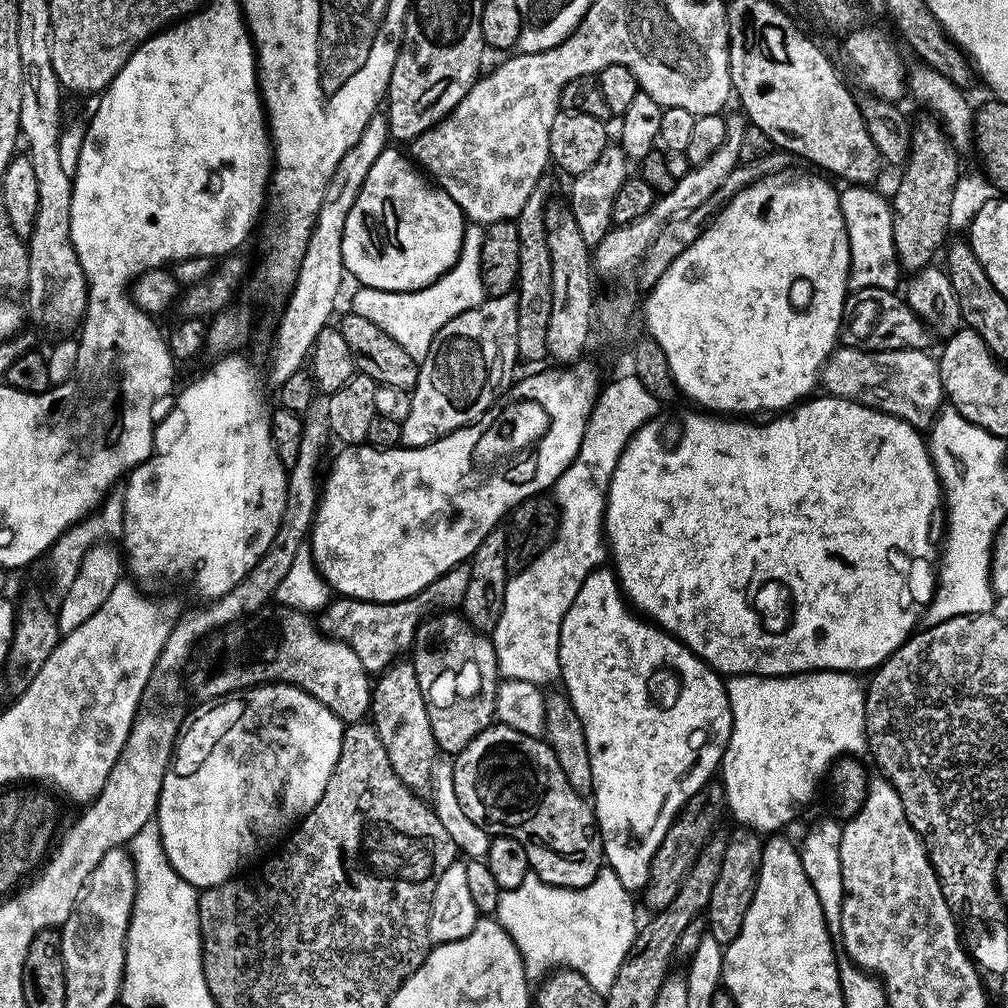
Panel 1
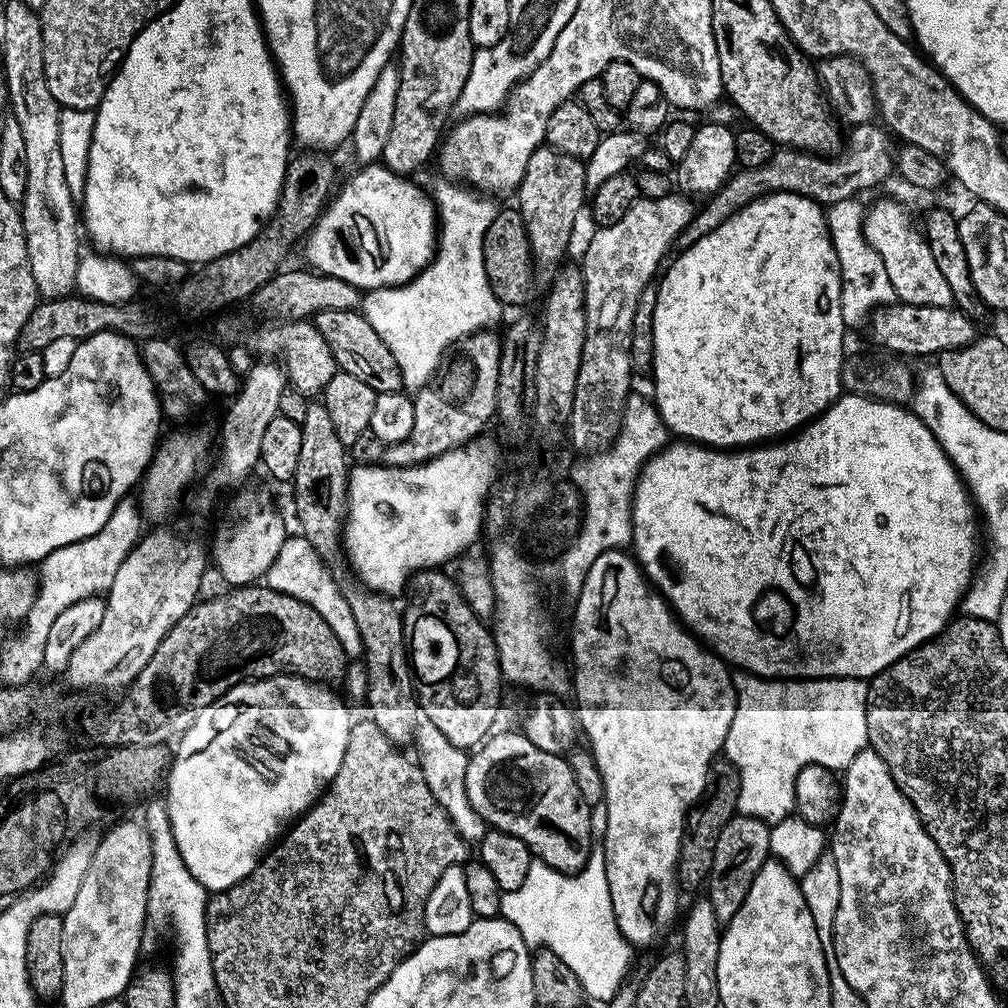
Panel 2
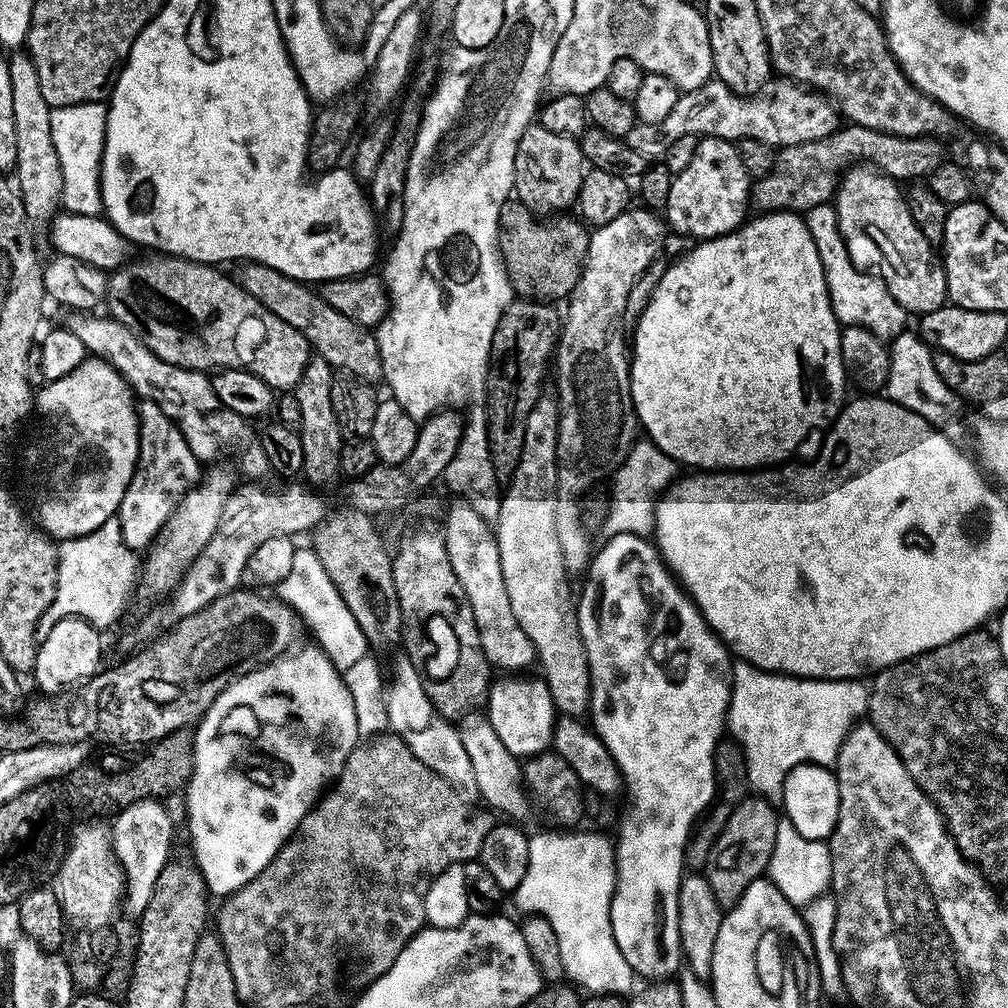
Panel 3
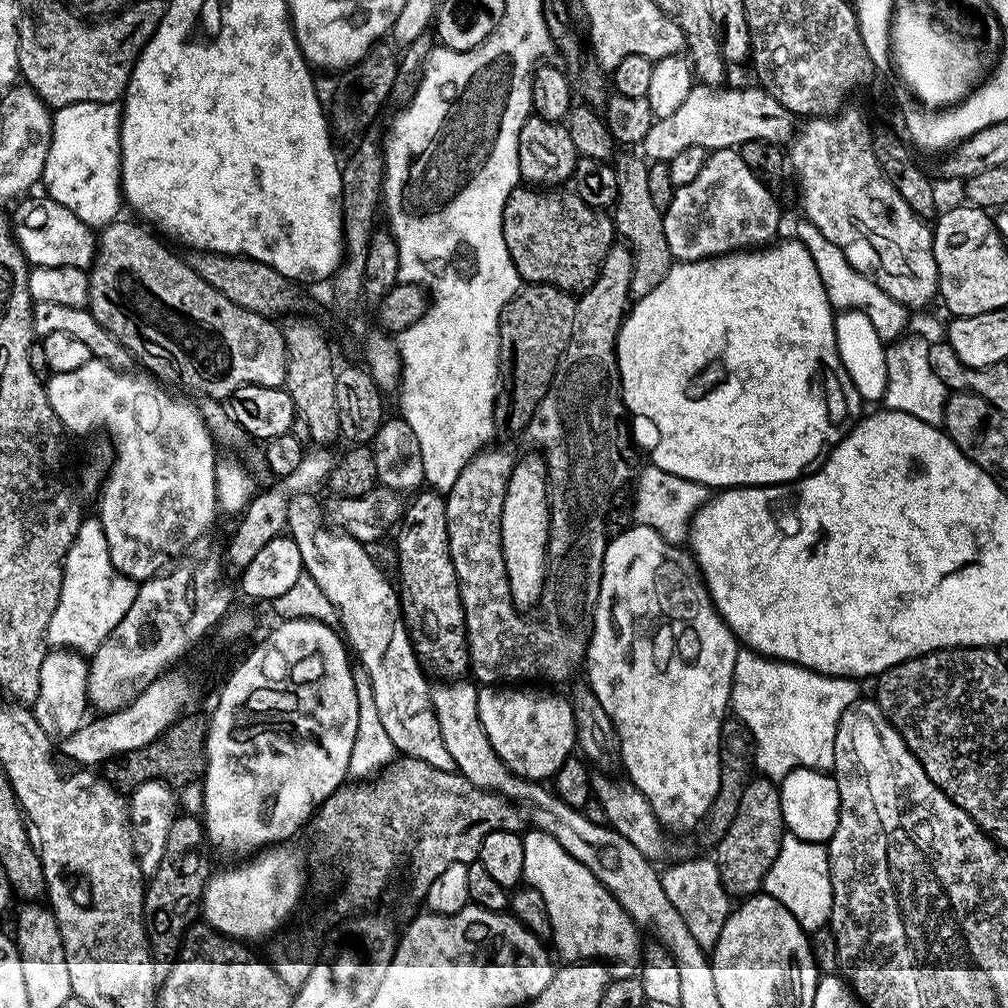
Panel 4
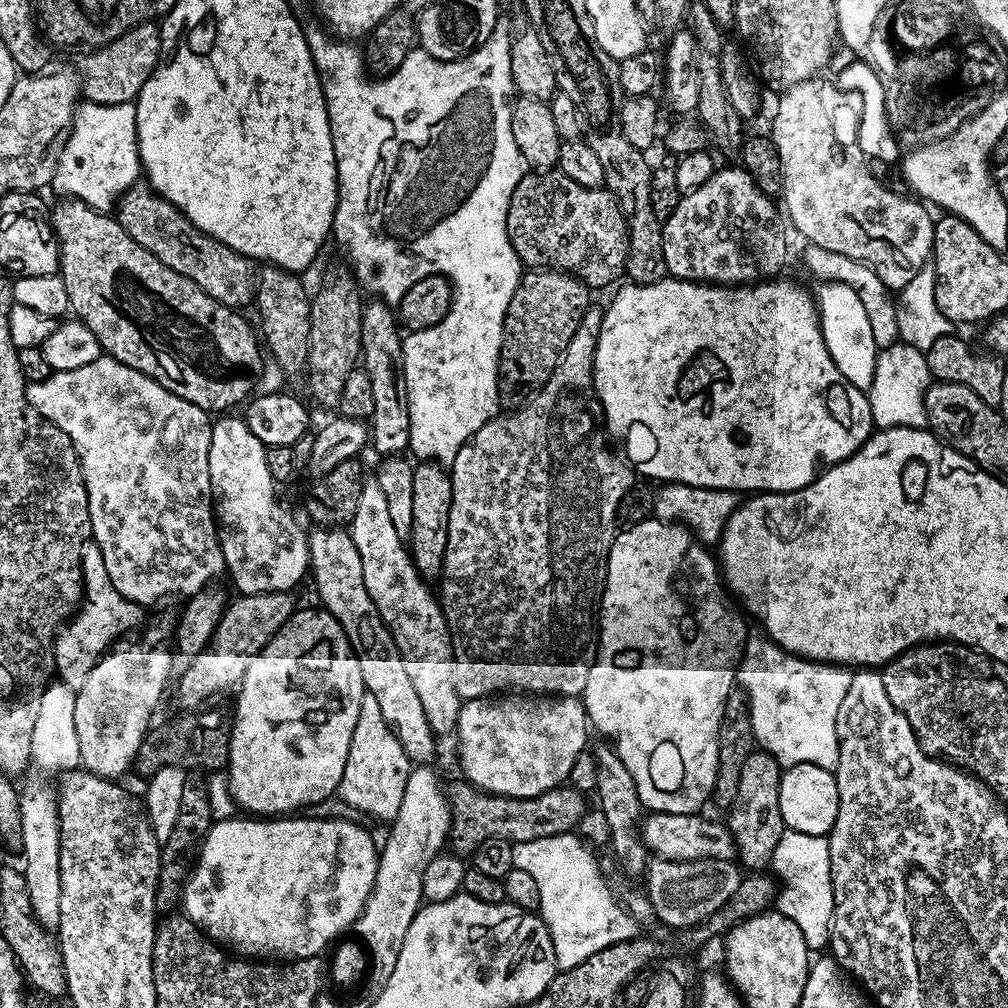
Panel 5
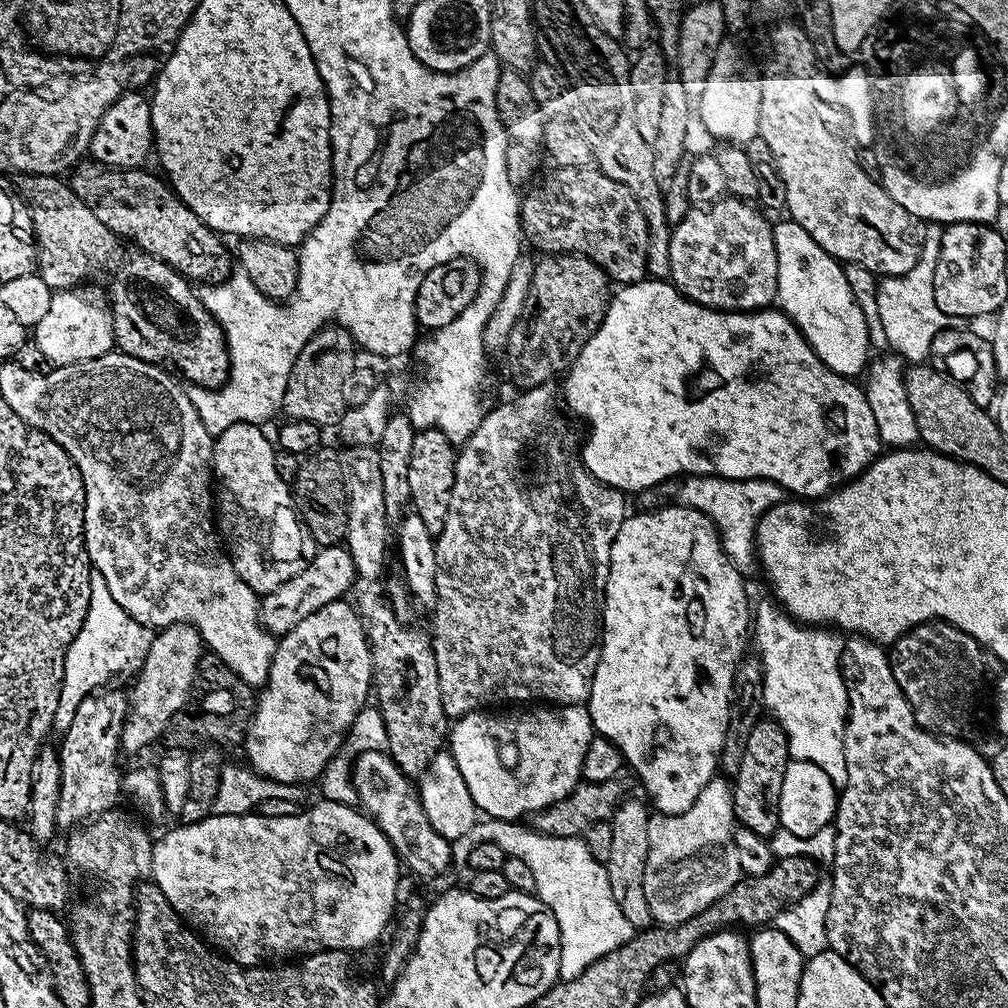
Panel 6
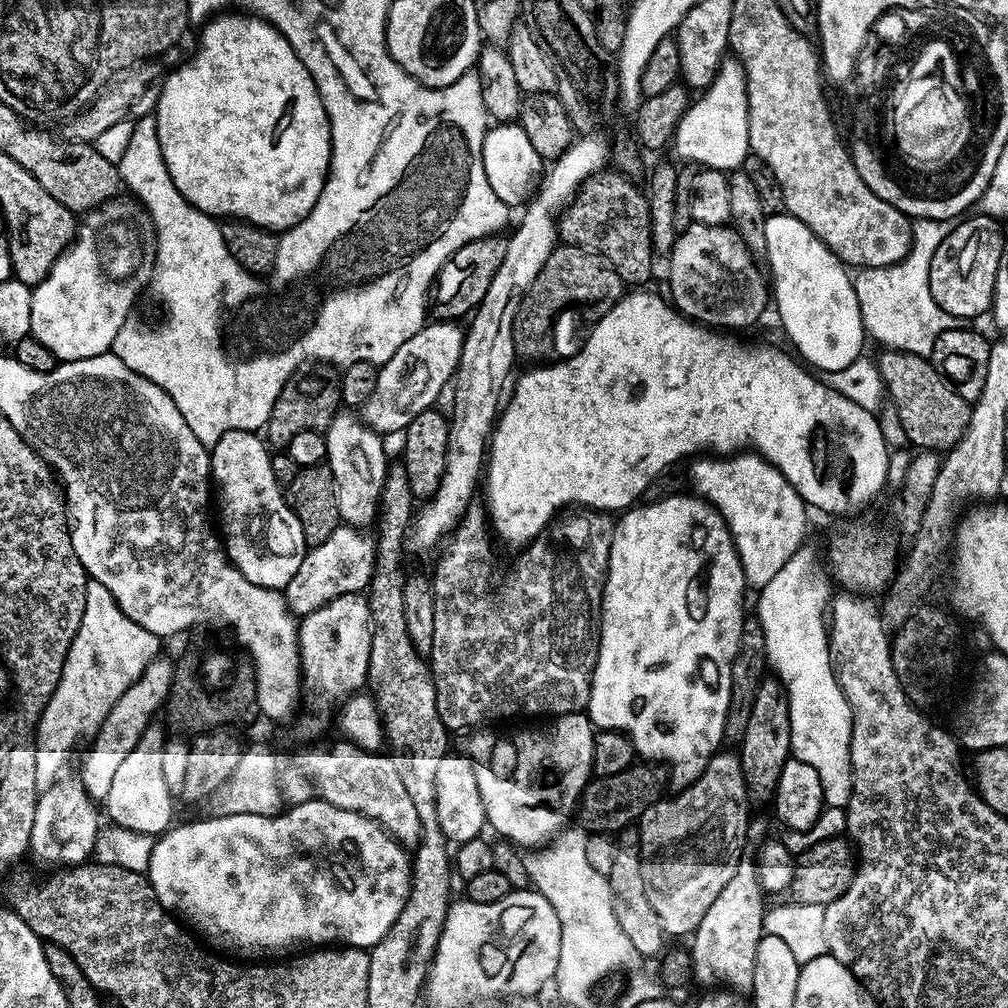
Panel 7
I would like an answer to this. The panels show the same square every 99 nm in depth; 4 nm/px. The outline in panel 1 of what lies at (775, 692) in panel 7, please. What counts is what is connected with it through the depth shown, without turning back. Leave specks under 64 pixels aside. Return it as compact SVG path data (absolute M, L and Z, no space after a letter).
M736 830L736 833L728 836L726 858L722 858L722 874L718 874L718 882L714 882L706 913L706 932L714 938L714 942L726 946L738 938L738 930L742 930L742 918L746 918L746 910L750 910L750 902L754 898L763 849L764 840L751 830Z

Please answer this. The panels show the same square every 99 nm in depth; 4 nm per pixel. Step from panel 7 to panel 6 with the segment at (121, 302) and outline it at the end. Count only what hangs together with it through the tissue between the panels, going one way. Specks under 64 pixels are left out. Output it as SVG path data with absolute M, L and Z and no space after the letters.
M54 302L42 322L34 325L36 348L49 360L49 365L77 364L113 351L112 317L107 307L96 304L60 304Z

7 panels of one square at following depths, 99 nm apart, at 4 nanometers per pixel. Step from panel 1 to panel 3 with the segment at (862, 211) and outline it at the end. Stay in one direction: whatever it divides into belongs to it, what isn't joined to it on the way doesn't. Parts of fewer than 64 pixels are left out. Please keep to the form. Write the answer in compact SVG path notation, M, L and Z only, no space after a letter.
M831 203L814 206L814 210L803 213L803 217L810 230L810 238L814 238L814 246L818 246L818 258L822 258L828 297L836 319L844 326L864 327L883 342L898 338L909 327L910 313L892 297L879 275L856 267L840 232L835 207Z

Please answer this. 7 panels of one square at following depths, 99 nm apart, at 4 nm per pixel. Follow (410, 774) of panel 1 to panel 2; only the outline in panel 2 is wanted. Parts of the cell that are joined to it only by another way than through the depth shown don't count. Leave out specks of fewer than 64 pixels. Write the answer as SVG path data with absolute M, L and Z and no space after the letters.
M351 571L338 576L342 595L349 603L350 612L361 634L364 647L362 661L368 672L367 715L397 746L411 745L416 735L416 725L421 723L422 713L416 694L414 673L410 663L410 644L406 639L406 616L393 597L375 592L361 584Z

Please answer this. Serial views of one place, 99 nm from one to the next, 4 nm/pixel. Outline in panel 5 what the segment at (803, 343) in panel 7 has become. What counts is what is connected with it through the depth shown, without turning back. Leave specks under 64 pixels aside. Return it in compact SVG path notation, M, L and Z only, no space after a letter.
M824 282L819 287L820 289L815 289L814 299L816 310L820 313L820 329L823 331L827 349L846 380L866 392L873 382L878 351L870 327L870 318L867 317L858 294L854 294L850 286Z

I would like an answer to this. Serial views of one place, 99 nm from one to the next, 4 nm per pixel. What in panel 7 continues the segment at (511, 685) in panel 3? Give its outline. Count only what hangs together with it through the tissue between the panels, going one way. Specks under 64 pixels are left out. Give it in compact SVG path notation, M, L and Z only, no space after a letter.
M583 711L567 712L549 719L545 728L504 728L508 726L484 726L473 731L468 740L466 755L476 765L478 794L482 794L482 806L487 827L493 828L497 837L517 846L532 850L556 839L577 811L580 795L593 775L592 751L596 732L591 720Z

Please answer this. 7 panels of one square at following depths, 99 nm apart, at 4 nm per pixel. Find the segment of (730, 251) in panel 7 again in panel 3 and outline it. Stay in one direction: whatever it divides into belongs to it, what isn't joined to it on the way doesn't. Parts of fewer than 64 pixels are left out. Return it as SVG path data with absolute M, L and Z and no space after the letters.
M706 136L697 139L694 158L686 170L675 173L670 198L662 210L666 224L680 236L693 236L693 241L713 240L730 234L746 219L744 204L750 200L750 177L739 157L737 145L730 140Z

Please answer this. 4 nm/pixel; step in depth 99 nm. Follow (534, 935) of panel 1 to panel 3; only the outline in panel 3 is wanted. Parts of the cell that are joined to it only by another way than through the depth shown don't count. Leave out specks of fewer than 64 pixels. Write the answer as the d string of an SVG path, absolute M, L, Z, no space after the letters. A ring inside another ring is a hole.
M556 831L560 832L529 835L533 859L526 866L526 878L522 878L515 890L516 904L521 913L545 916L550 926L554 926L562 950L564 975L573 985L588 994L624 996L631 993L634 974L630 962L622 958L622 950L618 950L610 926L610 902L616 889L613 841L600 832ZM540 856L544 857L540 860ZM556 856L564 856L564 860ZM580 856L584 856L584 860L580 860Z

